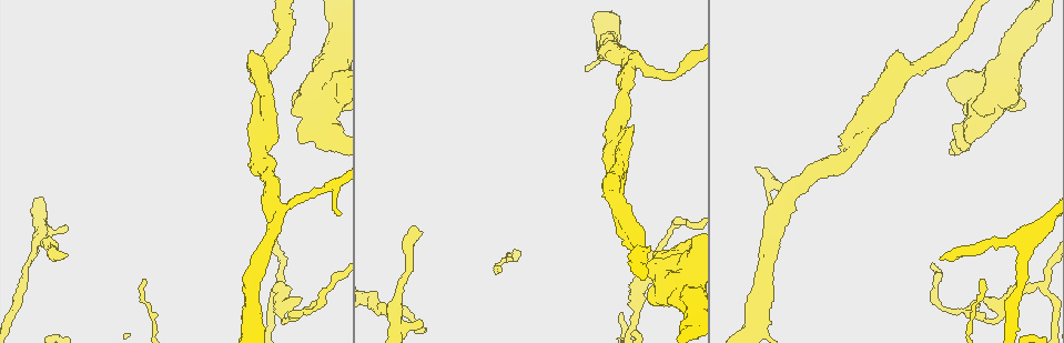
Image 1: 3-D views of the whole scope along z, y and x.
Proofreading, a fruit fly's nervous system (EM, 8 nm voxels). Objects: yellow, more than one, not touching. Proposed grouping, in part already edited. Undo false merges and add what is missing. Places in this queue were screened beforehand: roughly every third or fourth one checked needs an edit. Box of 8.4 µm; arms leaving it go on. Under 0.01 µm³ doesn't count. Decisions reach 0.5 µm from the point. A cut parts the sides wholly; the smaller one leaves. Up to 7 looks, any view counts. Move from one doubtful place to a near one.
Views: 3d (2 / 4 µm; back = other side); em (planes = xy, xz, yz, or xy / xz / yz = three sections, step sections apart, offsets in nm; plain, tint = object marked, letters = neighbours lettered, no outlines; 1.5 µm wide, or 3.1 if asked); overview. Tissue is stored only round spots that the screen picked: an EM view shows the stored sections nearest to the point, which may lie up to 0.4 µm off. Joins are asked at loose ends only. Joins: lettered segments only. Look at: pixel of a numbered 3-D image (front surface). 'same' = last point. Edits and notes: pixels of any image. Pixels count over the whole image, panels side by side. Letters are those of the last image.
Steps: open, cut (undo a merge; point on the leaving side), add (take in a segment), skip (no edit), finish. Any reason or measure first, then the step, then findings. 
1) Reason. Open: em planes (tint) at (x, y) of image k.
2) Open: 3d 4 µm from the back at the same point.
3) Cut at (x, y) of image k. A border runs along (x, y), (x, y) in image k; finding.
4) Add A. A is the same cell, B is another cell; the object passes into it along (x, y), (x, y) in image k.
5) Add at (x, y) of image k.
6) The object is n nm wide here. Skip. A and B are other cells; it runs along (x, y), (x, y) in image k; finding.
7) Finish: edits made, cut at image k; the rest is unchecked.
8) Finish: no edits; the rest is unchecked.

Abrupt turn. Open: 3d 2 µm at (1044, 288) of image 1.

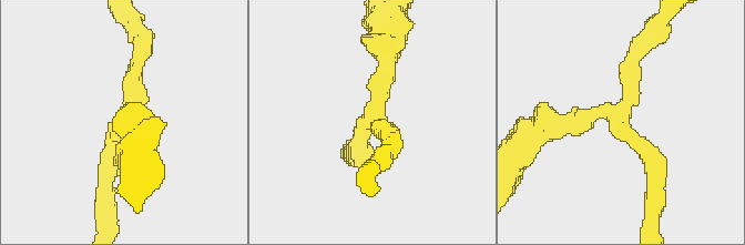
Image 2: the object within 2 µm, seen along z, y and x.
3 arms meet here. Open: em xz step 8 (tint) at (615, 118) of image 2.

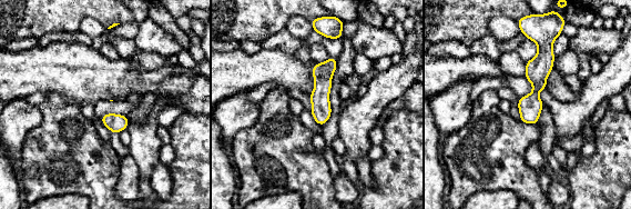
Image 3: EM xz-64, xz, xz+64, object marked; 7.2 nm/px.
Cut it another way. Open: em planes (letters) at the same point.

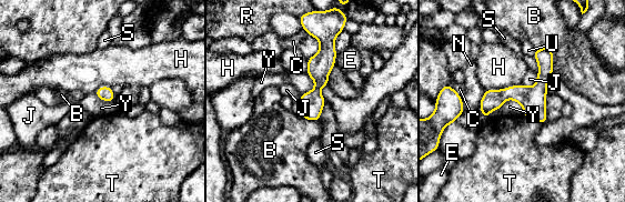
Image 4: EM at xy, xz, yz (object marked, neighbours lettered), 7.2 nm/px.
Skip. B, C, E, H, J, N, R, S, T, U and Y are other cells; a border runs along (500, 109), (515, 100), (523, 114) in image 4; one neuron here.

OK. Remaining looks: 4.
Arms run side by side. Open: em planes (letters) at (865, 129) of image 1.

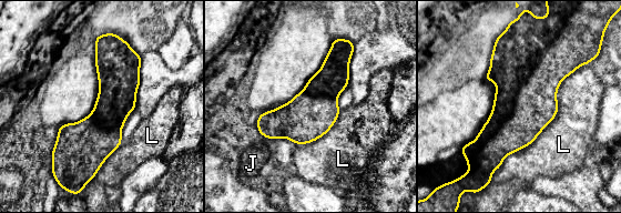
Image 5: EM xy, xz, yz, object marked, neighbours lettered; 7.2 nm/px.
The object is 360 nm wide here; the longest contact is with L, 1000 nm. Cut at (512, 60) of image 5. J and L are other cells; a second neuron is stuck on.

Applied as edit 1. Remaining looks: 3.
Open: overview.

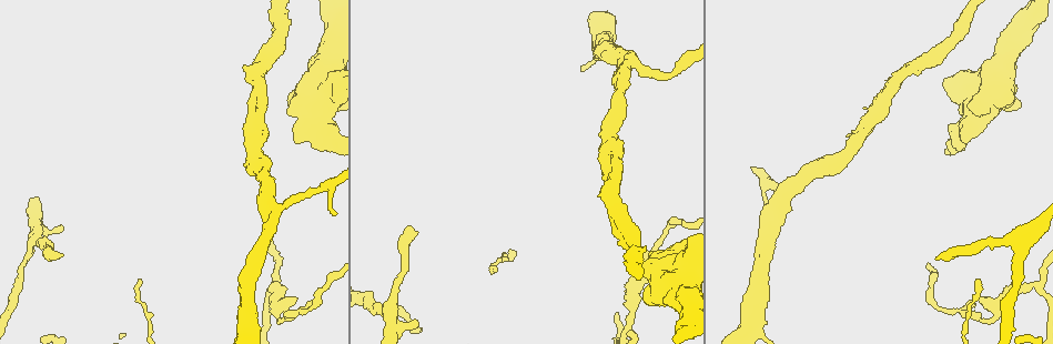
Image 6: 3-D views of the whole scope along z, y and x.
Free end. Open: em xy step 4 (letters) at (62, 228) of image 6.

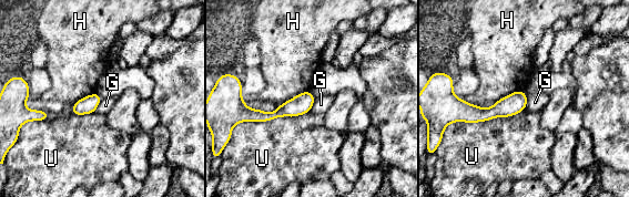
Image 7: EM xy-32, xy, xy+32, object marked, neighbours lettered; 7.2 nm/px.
Skip. G, H and U are other cells; none of them fits.

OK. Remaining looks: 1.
Finish: edits made, cut at image 5; the rest is unchecked.

